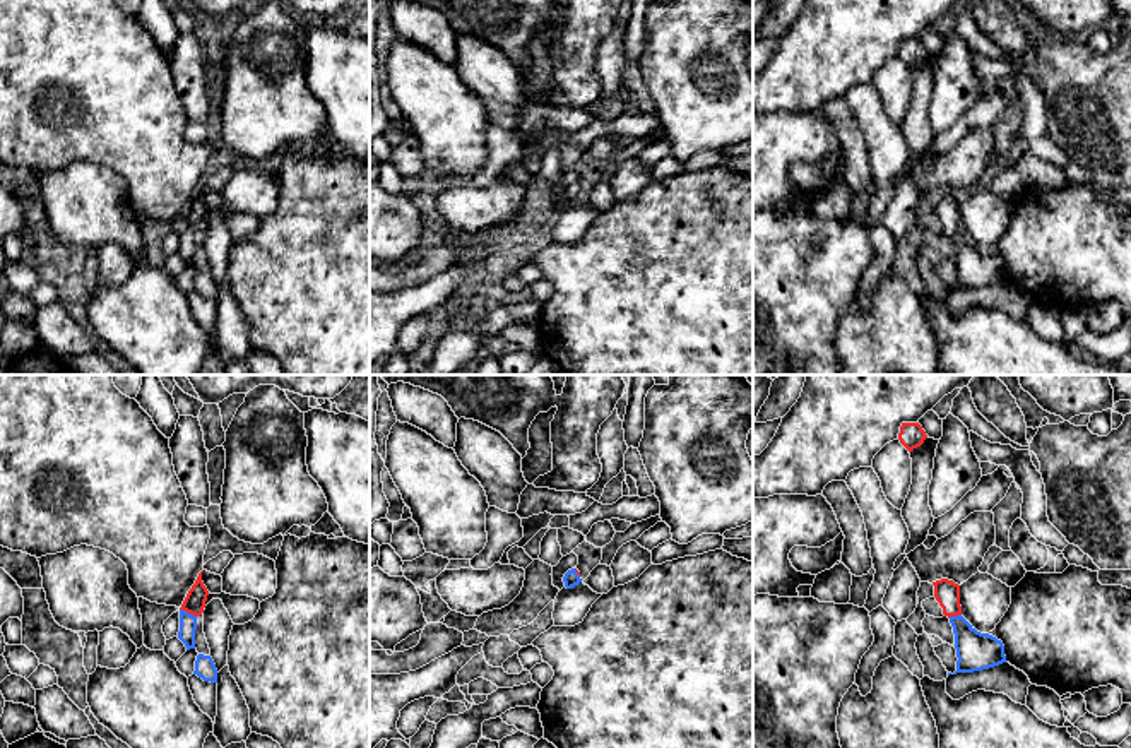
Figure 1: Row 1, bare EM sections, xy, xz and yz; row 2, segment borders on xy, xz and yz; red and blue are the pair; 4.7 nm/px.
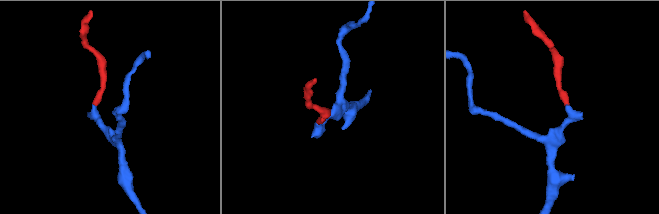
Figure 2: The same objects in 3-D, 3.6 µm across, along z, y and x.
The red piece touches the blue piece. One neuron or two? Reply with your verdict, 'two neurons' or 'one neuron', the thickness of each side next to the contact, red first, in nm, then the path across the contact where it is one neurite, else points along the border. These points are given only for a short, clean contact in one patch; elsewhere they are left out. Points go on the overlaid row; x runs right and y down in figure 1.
one neuron; calibres 100 and 80 nm; way xy (194, 603), (189, 611), (187, 622)

